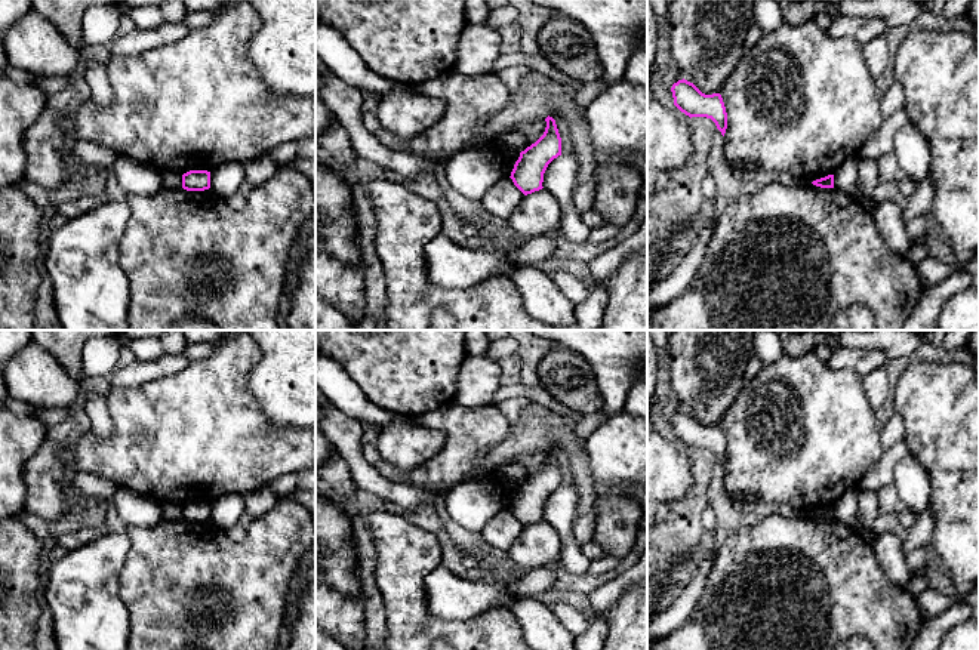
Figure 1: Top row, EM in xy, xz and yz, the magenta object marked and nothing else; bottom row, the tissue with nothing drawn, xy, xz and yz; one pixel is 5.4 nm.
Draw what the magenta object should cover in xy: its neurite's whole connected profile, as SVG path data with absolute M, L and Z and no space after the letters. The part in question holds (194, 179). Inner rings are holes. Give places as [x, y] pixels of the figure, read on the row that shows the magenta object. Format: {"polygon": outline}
{"polygon": "M190 170L182 175L182 188L187 191L204 191L210 188L210 172Z"}

